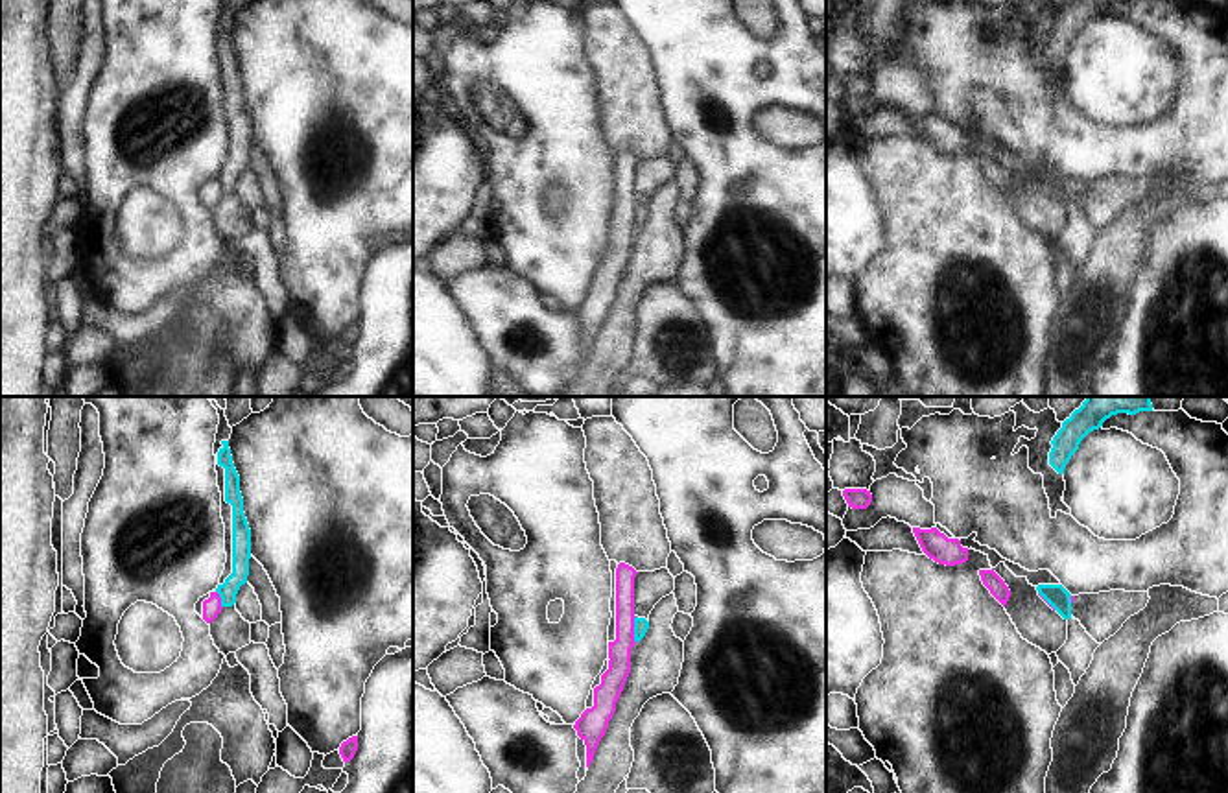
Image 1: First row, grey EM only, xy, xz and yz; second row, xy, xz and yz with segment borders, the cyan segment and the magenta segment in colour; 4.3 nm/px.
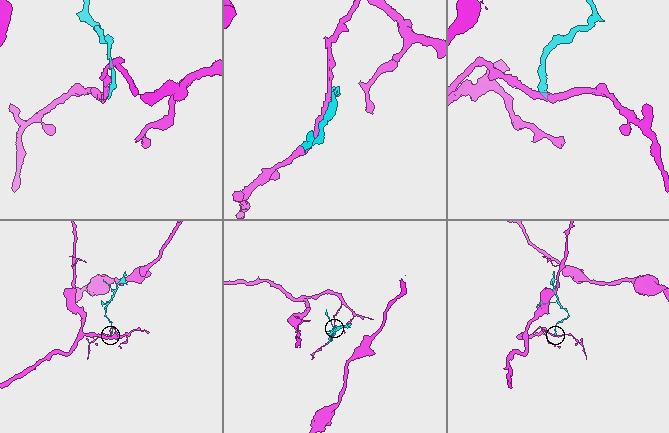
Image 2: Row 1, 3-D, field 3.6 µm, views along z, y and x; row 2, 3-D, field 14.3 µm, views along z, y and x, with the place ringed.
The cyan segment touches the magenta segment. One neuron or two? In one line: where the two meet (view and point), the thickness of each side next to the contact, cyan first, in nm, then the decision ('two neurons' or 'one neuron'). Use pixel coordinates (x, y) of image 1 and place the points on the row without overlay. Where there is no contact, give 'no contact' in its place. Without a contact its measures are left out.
meets cyan in xz at (635, 216); 60 nm thick on the cyan side, 110 nm on the other; two neurons

